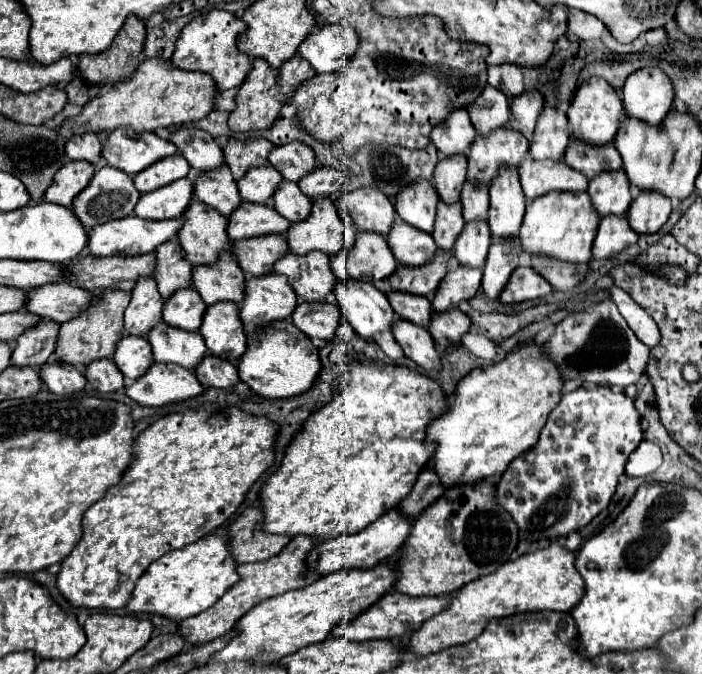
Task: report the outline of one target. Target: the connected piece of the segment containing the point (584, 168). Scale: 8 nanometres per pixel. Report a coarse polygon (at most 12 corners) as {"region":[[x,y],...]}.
{"region":[[571,141],[563,163],[593,179],[619,171],[621,155],[607,147]]}

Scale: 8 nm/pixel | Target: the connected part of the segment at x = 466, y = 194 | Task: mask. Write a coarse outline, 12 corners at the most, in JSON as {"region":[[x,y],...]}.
{"region":[[465,183],[463,219],[487,221],[489,189]]}

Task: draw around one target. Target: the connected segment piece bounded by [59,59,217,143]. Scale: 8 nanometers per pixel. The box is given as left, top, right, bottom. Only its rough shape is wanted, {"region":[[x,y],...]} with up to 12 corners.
{"region":[[145,59],[127,83],[61,123],[79,131],[137,135],[203,119],[213,79]]}

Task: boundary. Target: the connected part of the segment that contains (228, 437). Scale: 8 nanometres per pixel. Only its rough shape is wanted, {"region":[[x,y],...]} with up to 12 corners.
{"region":[[161,417],[83,517],[57,589],[121,609],[153,559],[221,527],[279,427]]}

